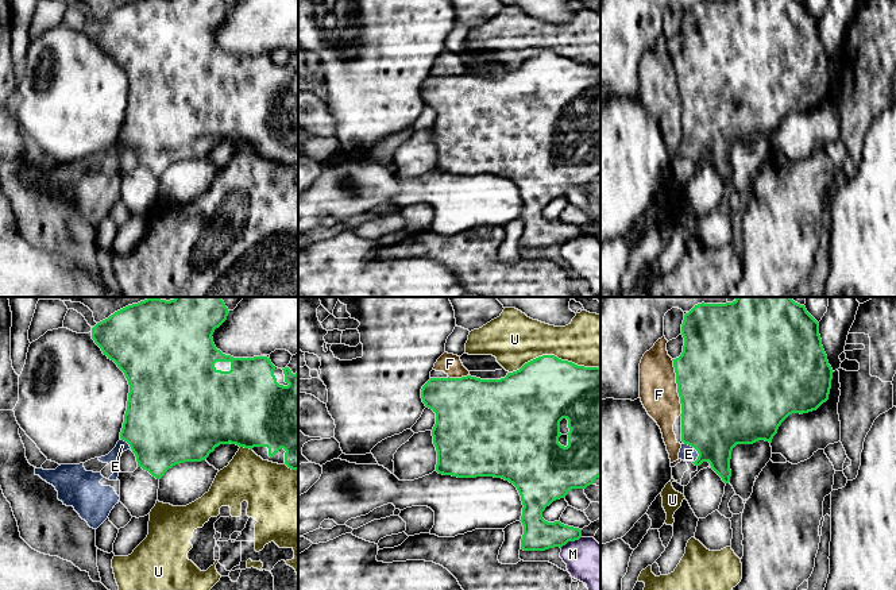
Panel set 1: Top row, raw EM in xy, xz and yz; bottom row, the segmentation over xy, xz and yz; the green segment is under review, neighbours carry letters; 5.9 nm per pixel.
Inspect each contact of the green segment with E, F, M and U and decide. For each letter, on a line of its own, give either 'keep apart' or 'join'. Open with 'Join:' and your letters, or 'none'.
Join: E
E: join
F: keep apart
M: keep apart
U: keep apart

